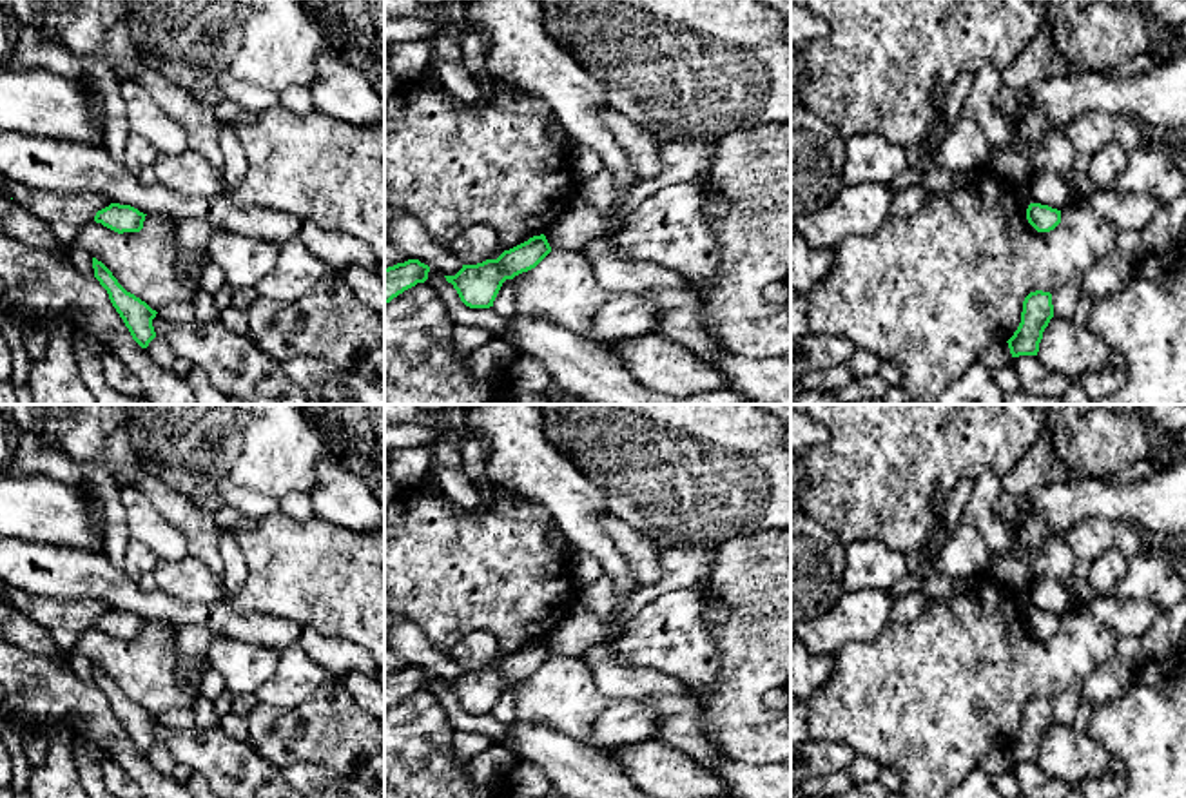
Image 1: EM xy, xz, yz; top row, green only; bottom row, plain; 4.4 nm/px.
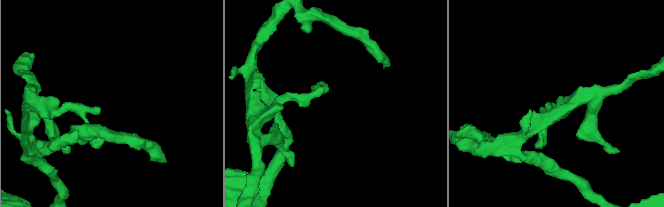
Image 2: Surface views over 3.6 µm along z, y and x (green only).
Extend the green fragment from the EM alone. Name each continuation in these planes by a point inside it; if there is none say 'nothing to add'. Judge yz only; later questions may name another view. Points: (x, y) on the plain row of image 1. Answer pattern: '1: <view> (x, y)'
nothing to add

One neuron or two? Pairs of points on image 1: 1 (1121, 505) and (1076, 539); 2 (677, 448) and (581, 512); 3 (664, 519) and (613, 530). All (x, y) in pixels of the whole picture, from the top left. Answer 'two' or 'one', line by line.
1: two
2: two
3: two

